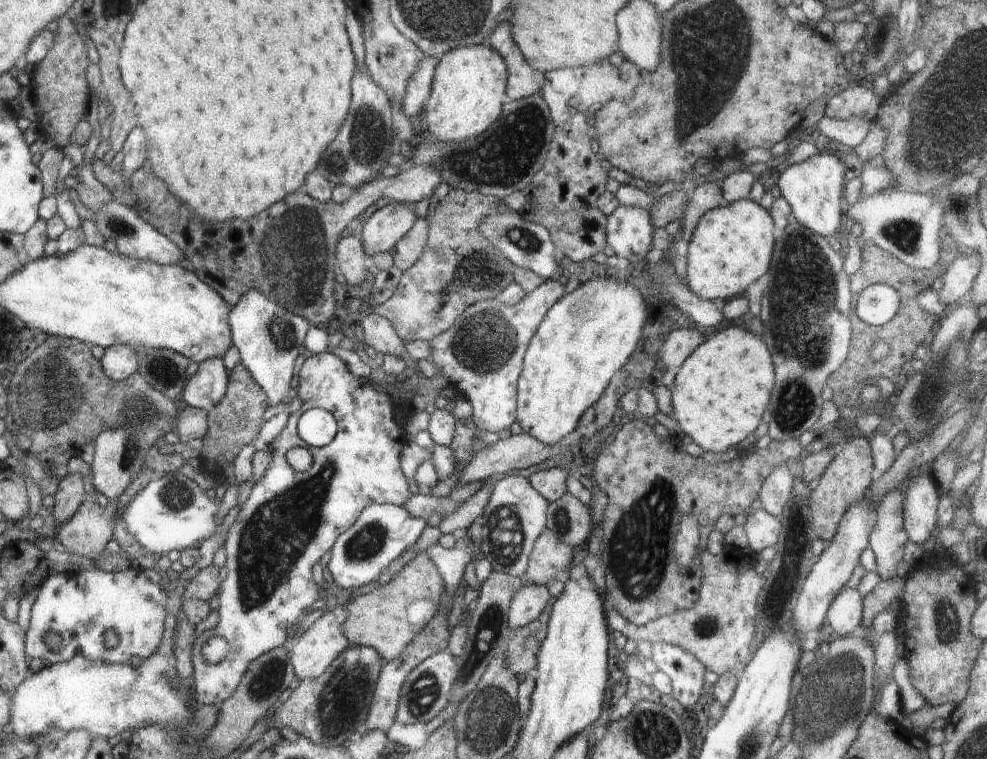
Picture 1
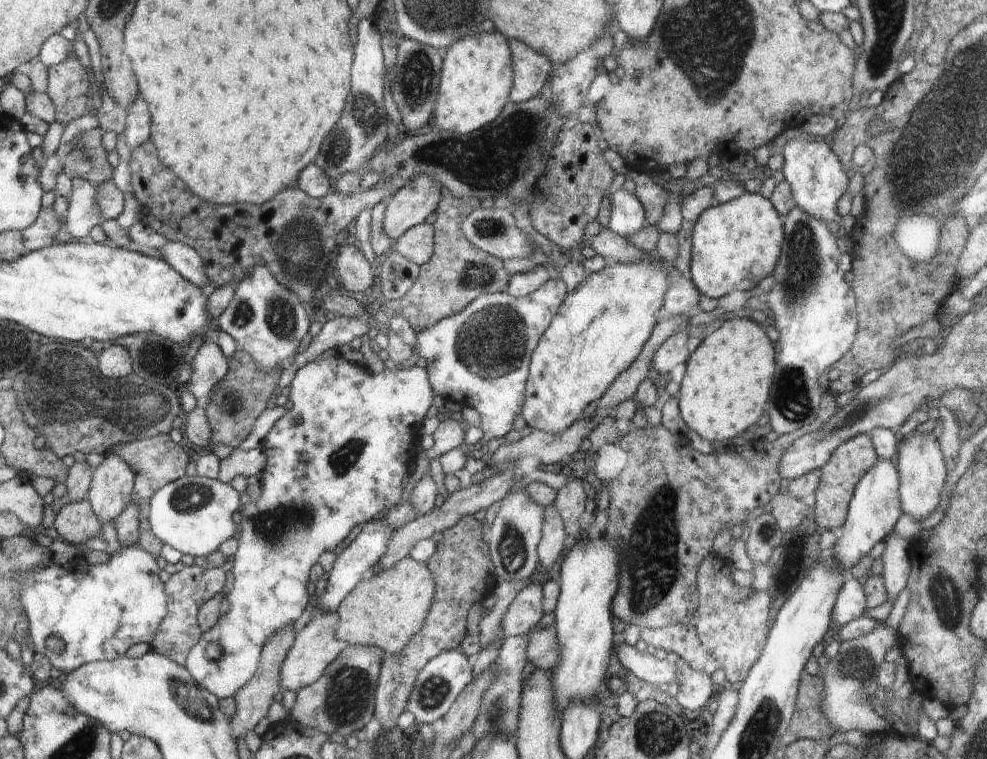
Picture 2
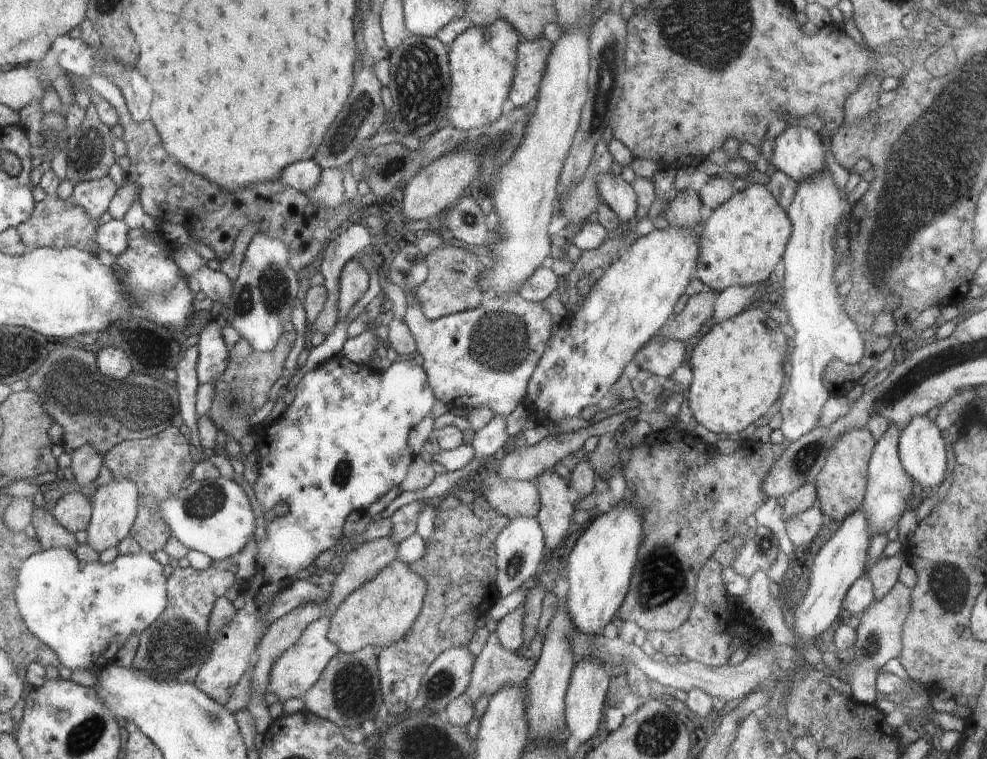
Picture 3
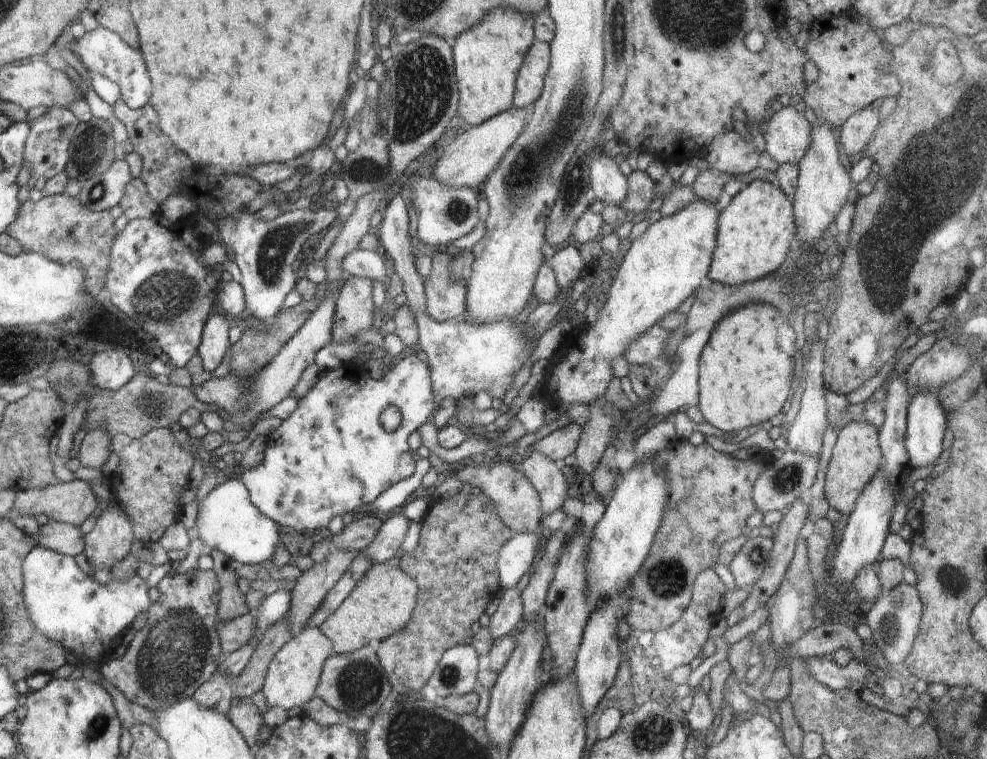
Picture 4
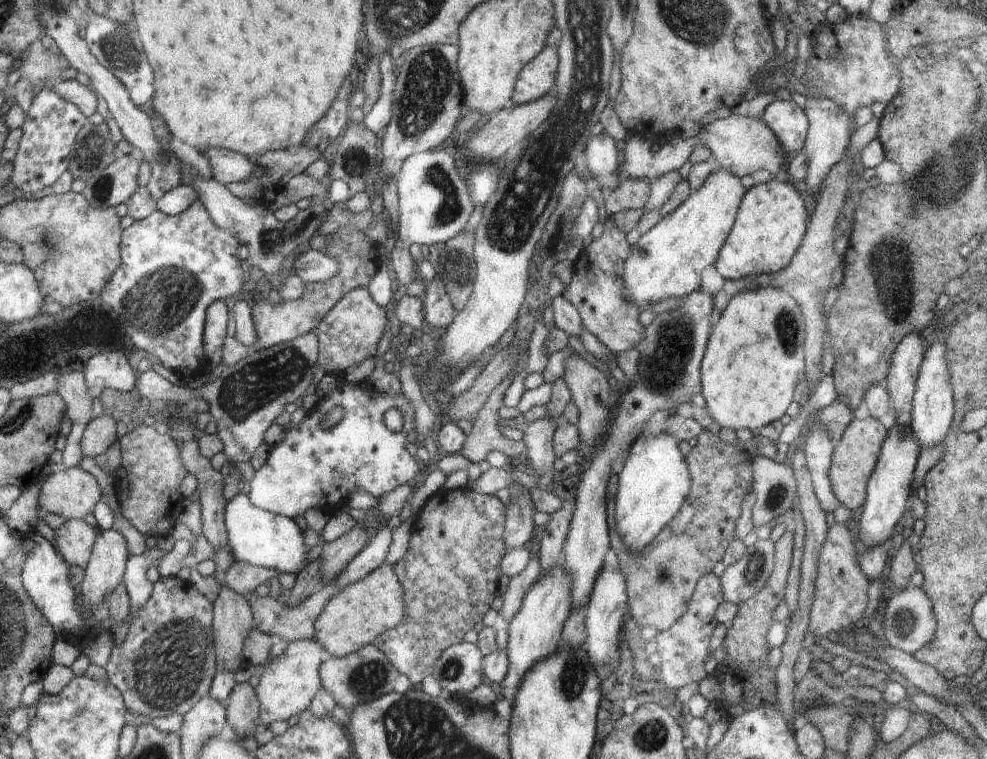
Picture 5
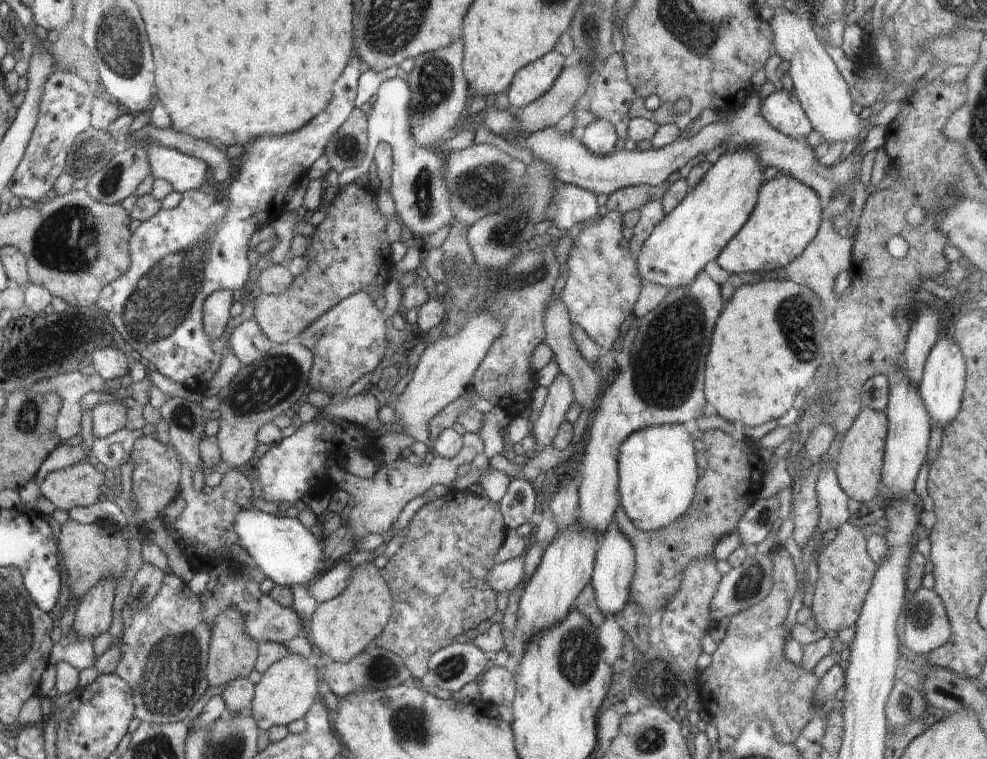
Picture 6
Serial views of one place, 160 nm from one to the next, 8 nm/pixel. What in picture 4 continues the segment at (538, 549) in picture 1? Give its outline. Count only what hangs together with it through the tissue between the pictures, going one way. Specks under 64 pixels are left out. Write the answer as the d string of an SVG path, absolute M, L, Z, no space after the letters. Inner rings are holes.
M530 451L517 465L539 494L543 514L556 515L568 497L568 485L561 464L540 451Z

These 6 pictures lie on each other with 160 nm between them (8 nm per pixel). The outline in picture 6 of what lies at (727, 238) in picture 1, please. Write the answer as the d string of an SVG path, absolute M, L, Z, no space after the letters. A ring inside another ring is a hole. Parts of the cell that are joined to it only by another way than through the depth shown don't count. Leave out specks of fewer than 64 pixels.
M778 174L760 187L750 218L715 258L729 274L774 272L803 253L812 242L822 222L819 196L803 182Z

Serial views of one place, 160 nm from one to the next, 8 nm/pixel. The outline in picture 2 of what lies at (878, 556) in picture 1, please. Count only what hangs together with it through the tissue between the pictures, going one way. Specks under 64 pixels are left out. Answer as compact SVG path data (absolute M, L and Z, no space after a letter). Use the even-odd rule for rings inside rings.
M892 533L882 540L885 550L881 554L885 589L889 600L895 602L898 594L907 586L910 574L908 546L910 543L902 538L895 538Z

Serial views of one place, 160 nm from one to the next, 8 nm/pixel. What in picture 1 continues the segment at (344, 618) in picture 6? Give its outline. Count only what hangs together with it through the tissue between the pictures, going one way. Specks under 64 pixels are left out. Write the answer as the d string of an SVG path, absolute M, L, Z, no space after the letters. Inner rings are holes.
M426 551L416 554L409 563L406 563L398 574L386 585L367 594L360 594L346 602L345 609L348 618L343 626L343 633L355 645L370 646L386 661L394 660L412 642L418 634L439 611L439 606L444 600L445 584L432 559Z

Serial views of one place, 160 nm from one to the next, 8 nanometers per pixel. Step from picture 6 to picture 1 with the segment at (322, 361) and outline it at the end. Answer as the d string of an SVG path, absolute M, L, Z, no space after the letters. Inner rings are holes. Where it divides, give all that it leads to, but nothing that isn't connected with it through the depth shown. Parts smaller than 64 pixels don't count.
M356 233L351 236L344 236L335 250L337 260L337 272L343 274L347 280L347 286L360 285L366 280L366 268L364 268L365 250L362 250L360 235Z

